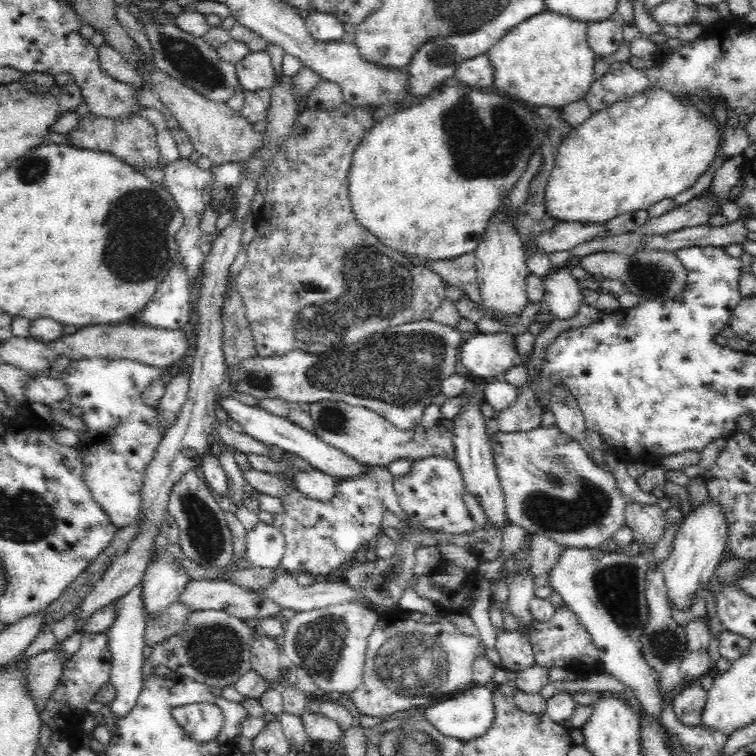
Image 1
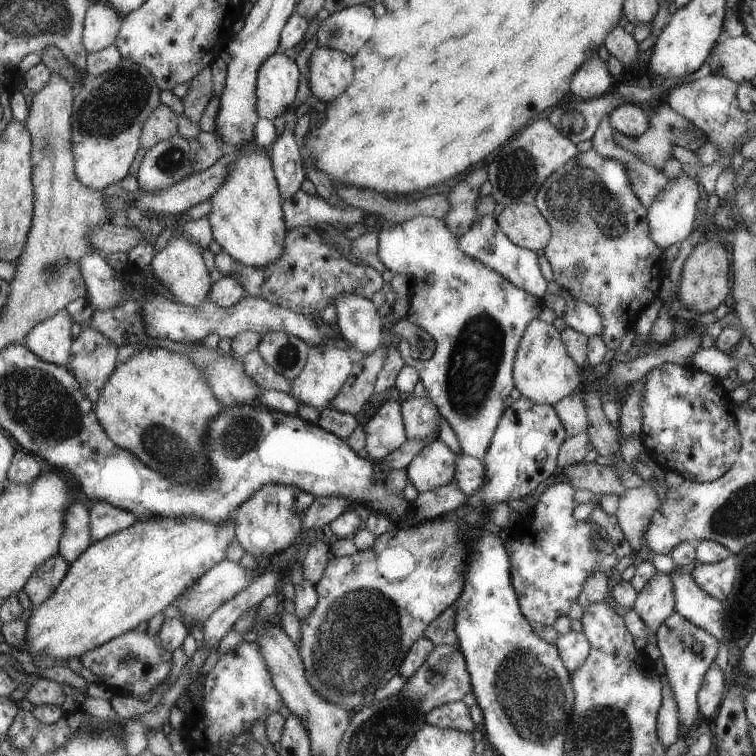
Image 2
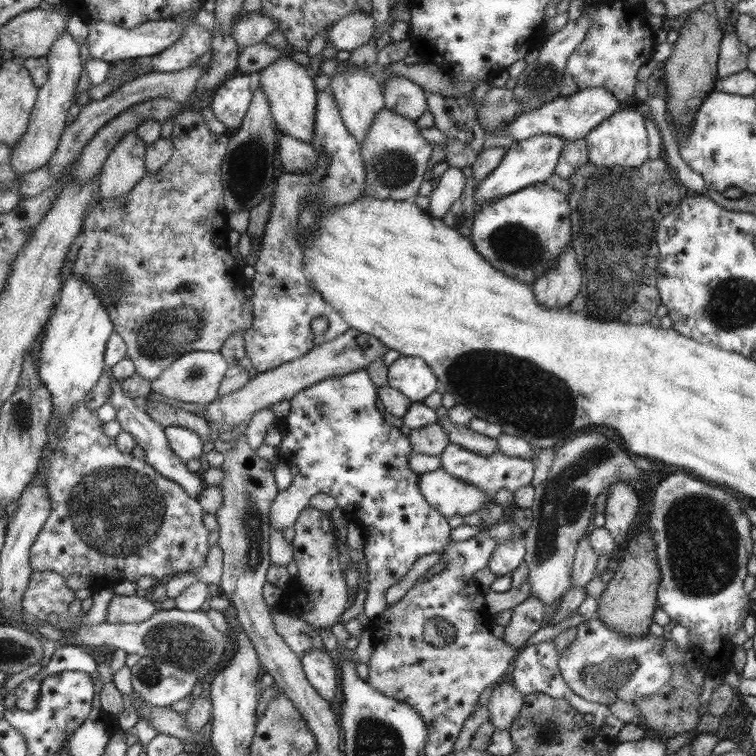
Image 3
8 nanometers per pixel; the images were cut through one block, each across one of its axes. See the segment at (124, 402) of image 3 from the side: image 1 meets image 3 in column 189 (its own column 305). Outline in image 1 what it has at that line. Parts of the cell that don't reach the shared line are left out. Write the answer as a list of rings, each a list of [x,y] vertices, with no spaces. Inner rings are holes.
[[[295,470],[291,474],[294,484],[297,484],[306,497],[312,497],[318,501],[330,501],[335,496],[337,483],[334,482],[334,477],[318,470]]]

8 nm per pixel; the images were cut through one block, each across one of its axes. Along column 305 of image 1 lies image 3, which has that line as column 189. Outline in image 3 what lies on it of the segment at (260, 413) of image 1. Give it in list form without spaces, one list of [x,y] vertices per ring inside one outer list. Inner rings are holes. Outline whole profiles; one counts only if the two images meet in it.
[[[169,426],[164,428],[167,443],[171,451],[183,462],[191,459],[201,459],[208,446],[202,445],[201,438],[190,429],[179,426]]]

